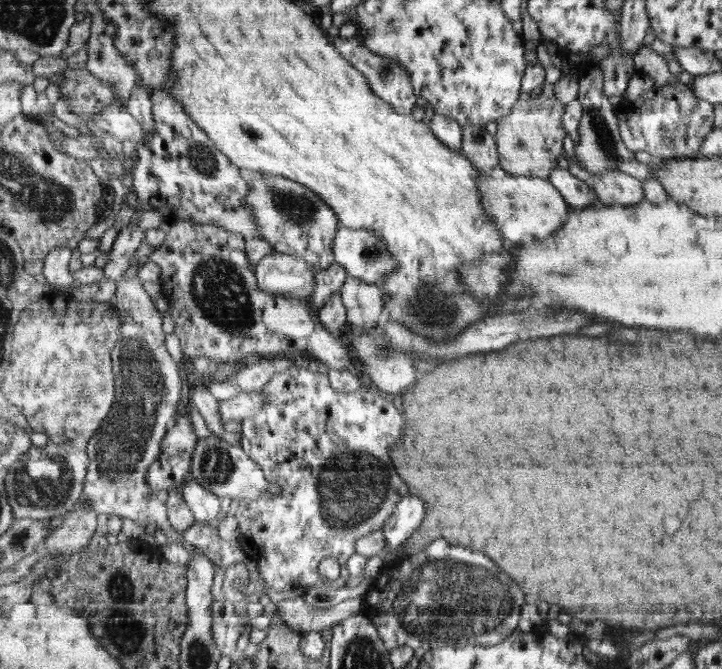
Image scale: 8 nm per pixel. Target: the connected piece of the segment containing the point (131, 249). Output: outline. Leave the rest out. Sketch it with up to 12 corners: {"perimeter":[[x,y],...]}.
{"perimeter":[[139,216],[114,242],[105,280],[121,280],[145,238]]}

